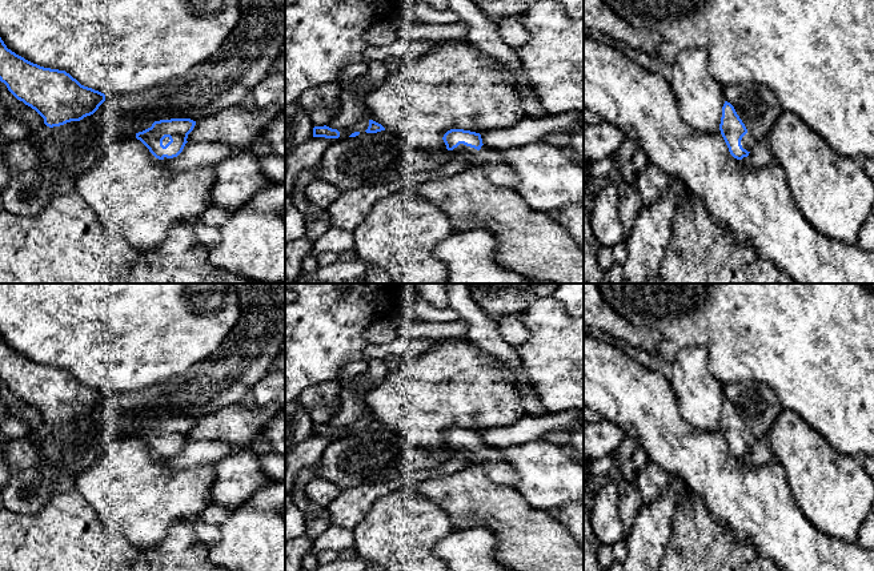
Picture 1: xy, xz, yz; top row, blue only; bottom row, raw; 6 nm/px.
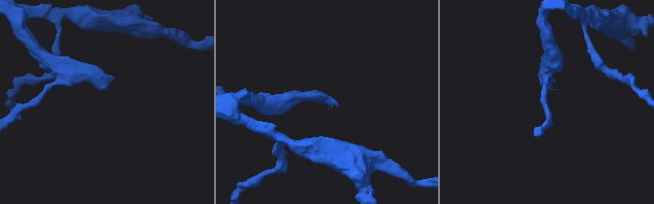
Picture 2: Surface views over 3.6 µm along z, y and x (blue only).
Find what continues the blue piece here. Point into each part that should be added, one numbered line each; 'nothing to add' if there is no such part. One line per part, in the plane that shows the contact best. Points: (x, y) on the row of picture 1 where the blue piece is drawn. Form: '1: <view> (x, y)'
1: xz (498, 172)

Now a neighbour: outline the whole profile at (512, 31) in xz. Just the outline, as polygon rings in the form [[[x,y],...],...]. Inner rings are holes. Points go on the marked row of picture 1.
[[[505,17],[498,24],[501,39],[508,47],[517,51],[521,45],[529,41],[530,35],[522,23],[514,17]]]

